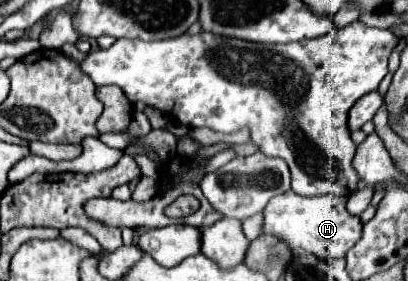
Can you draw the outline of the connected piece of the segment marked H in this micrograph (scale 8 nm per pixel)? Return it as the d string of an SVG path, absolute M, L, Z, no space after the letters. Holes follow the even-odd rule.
M289 190L287 194L275 196L267 204L263 218L263 234L277 236L293 250L303 248L305 252L311 252L317 258L325 258L325 260L343 258L345 252L359 240L363 226L361 218L351 214L345 204L347 204L345 196L331 196L331 194L299 196L293 190ZM299 232L305 232L305 236L301 238Z

